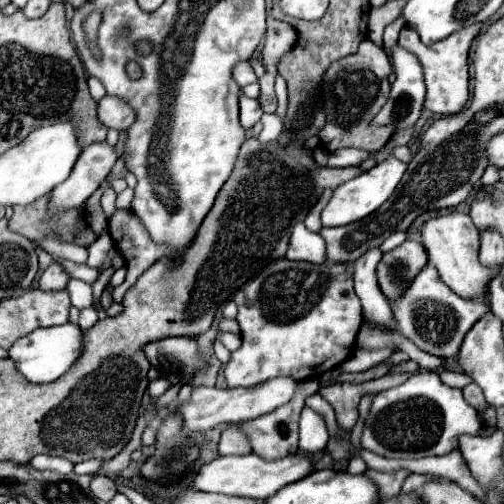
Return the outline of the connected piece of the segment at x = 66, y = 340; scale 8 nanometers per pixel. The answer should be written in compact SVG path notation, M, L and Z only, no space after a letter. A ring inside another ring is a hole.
M65 323L57 327L41 327L33 333L15 341L15 345L7 351L9 357L15 361L17 371L31 383L49 383L63 375L81 355L83 351L83 337L81 329L75 323Z

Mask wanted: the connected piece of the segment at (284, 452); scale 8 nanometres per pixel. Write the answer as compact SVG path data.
M317 379L303 381L301 387L299 387L299 391L297 391L297 395L289 403L277 407L275 411L271 411L267 415L261 415L257 419L235 423L235 427L241 429L243 433L247 433L247 439L251 441L253 451L259 457L263 457L263 459L271 461L271 459L281 459L281 457L287 457L291 453L297 453L297 443L299 443L299 413L305 407L305 399L309 395L317 393L317 389L319 389L319 381Z

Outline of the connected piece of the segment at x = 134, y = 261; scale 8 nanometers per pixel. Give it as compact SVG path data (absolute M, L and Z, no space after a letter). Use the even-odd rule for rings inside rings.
M115 211L109 219L109 235L115 241L115 249L125 257L127 279L113 291L113 301L121 303L125 291L137 281L137 277L147 271L155 261L165 255L165 247L155 245L149 239L147 229L131 211Z

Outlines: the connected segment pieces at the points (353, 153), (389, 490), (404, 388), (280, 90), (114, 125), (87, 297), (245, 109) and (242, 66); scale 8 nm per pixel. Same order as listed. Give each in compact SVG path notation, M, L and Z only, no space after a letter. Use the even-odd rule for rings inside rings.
M339 149L339 151L335 151L335 153L329 155L327 167L357 167L367 157L369 157L367 151L359 151L359 149Z
M369 469L367 471L367 475L379 485L379 493L381 493L383 501L401 491L401 485L403 485L403 481L407 479L409 473L411 471L407 471L407 469L397 469L397 471L375 471L375 469Z
M423 371L393 389L377 393L363 421L361 445L389 459L419 459L457 449L459 435L479 435L481 427L477 411L463 399L461 389L443 385L435 371Z
M277 75L275 91L277 91L277 111L275 113L283 119L287 115L287 83L281 75Z
M105 95L99 101L99 121L109 129L123 131L135 123L135 111L131 109L131 105L127 105L127 101Z
M71 279L67 291L71 295L71 305L75 305L77 309L85 309L85 307L93 305L93 289L89 283L79 281L79 279Z
M241 95L239 97L239 111L241 111L241 125L245 129L253 129L255 123L261 119L263 111L259 107L259 101L257 99L251 99L247 95Z
M241 61L233 69L233 79L237 81L239 87L245 87L249 83L255 83L257 81L257 75L255 75L255 71L253 71L253 67L251 67L249 61Z

